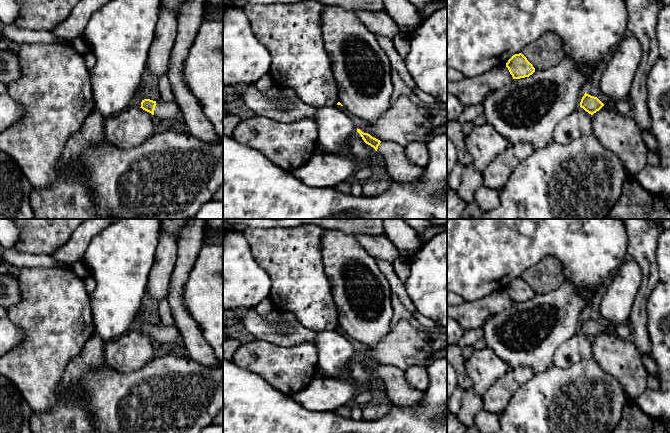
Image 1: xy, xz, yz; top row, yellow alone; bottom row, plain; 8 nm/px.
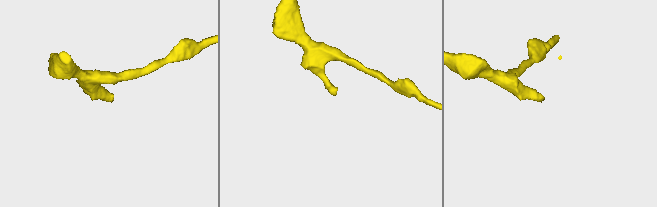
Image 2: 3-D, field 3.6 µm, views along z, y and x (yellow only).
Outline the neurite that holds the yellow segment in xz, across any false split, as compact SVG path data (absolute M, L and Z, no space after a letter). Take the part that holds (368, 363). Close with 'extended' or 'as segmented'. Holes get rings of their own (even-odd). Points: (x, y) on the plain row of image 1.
M357 352L364 366L373 371L381 380L388 399L393 406L409 407L423 398L423 392L412 388L405 379L405 372L390 365L380 365Z; extended

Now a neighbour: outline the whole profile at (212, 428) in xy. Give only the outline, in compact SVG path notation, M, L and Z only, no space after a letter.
M210 424L200 433L223 433L223 424Z

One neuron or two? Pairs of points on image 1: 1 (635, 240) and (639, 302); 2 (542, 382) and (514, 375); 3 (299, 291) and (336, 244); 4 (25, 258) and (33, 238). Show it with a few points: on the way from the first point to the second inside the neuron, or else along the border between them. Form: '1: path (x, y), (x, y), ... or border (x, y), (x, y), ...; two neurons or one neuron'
1: path (645, 255), (647, 260), (646, 287); one neuron
2: border (535, 374), (521, 384), (512, 394); two neurons
3: border (320, 238), (322, 268), (329, 284); two neurons
4: border (12, 248), (18, 251), (50, 255); two neurons

